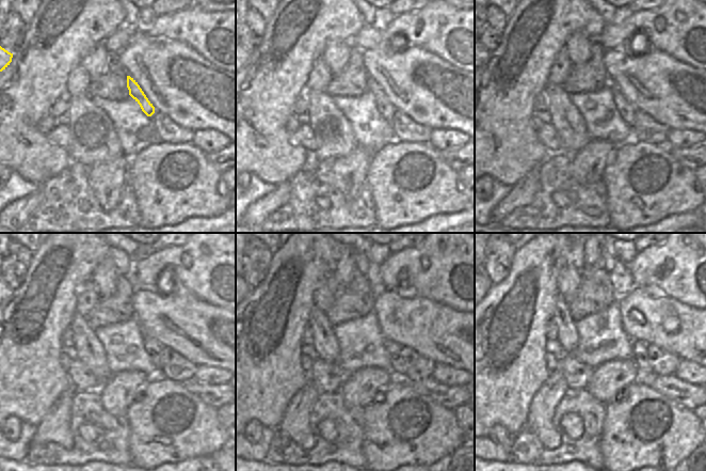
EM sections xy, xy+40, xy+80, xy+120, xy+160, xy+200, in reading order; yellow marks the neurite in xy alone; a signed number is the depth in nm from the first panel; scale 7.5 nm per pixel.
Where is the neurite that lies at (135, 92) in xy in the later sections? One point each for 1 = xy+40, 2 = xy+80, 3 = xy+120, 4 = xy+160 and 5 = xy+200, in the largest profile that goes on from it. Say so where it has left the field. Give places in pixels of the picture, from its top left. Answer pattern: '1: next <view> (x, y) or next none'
1: next xy+40 (384, 107)
2: next xy+80 (626, 110)
3: next xy+120 (153, 347)
4: next xy+160 (398, 365)
5: next xy+200 (644, 374)

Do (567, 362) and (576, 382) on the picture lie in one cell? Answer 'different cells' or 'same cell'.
same cell

